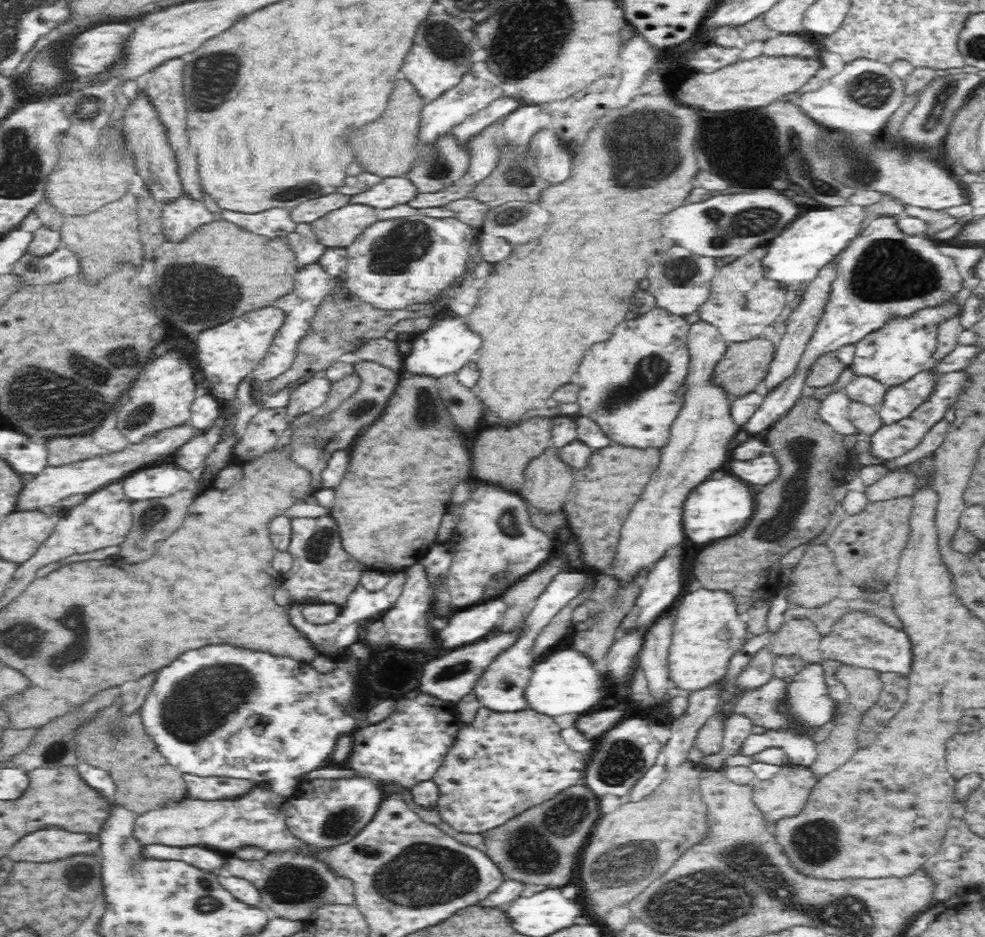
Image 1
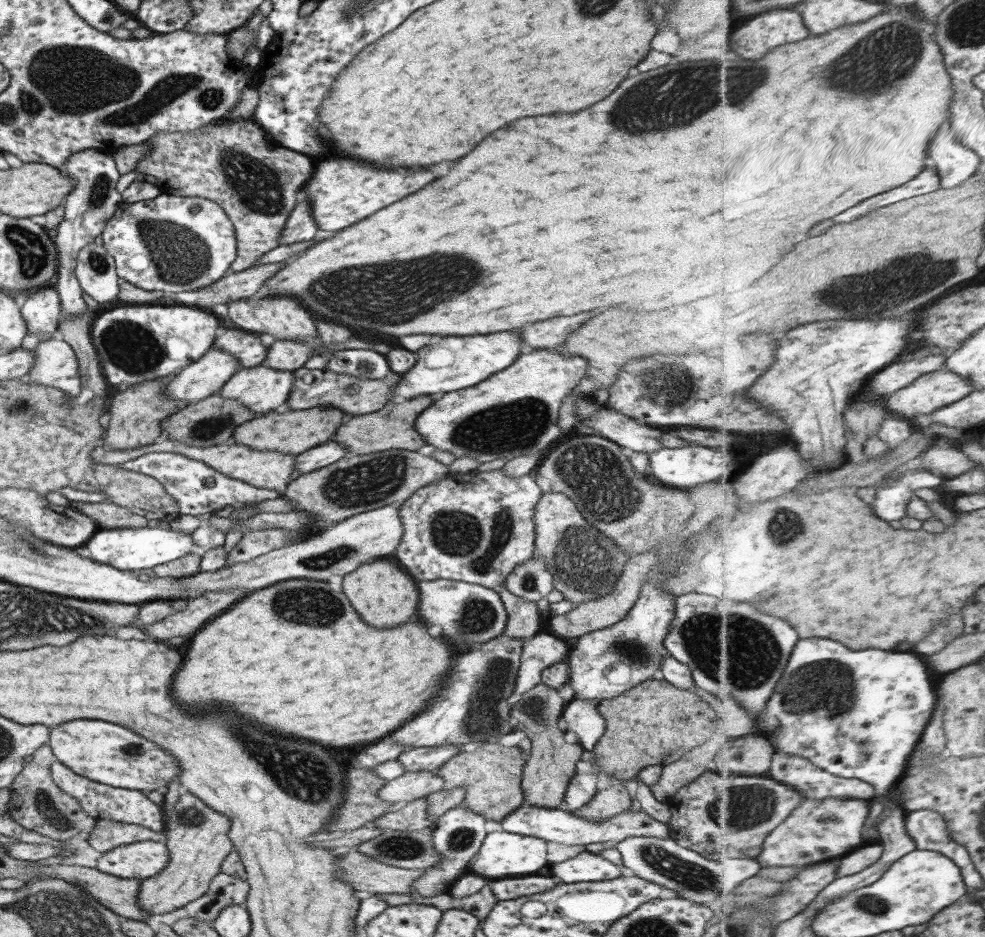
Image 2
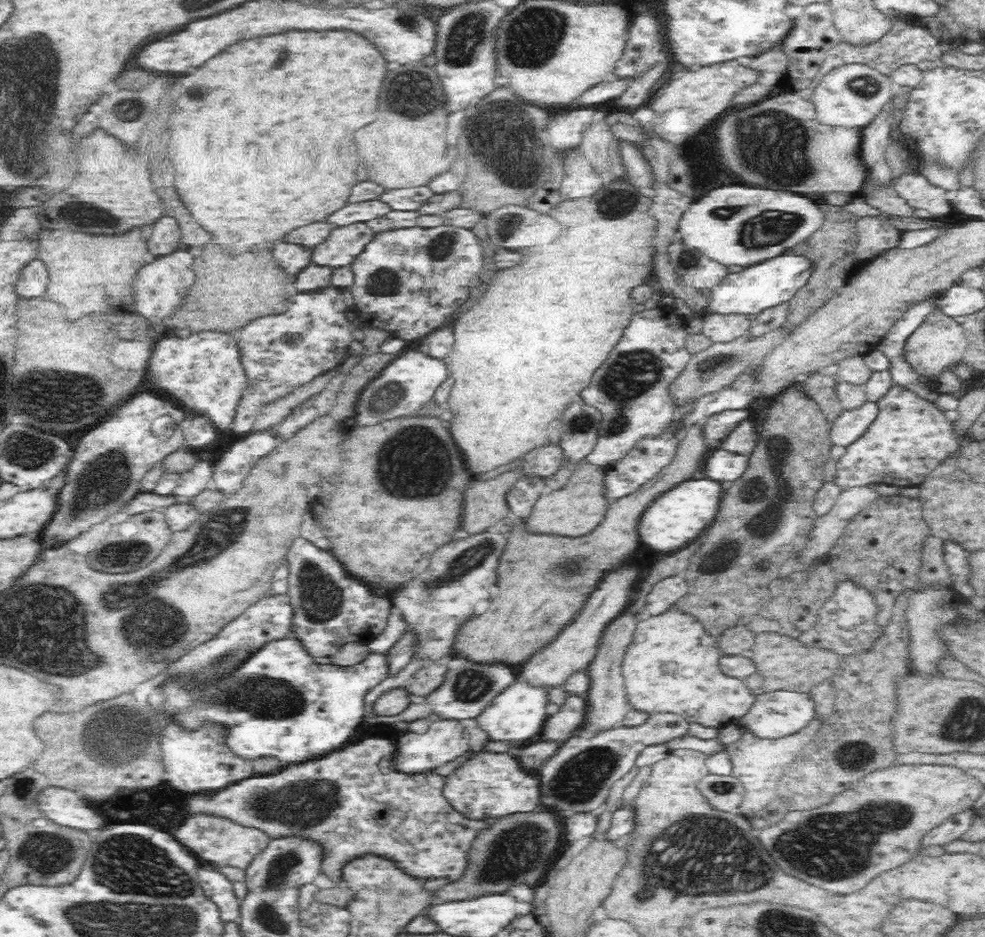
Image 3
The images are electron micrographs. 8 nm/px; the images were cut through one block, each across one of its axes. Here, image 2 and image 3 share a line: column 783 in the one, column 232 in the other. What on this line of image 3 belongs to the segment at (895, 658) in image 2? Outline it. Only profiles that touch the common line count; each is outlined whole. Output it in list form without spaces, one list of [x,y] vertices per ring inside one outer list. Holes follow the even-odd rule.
[[[408,631],[385,654],[369,653],[361,663],[339,667],[320,664],[306,653],[298,639],[290,636],[266,643],[226,680],[199,691],[168,681],[155,686],[148,701],[157,717],[162,712],[175,712],[177,720],[190,730],[198,728],[204,720],[224,726],[228,730],[226,742],[238,756],[252,760],[274,756],[282,762],[296,764],[350,742],[364,716],[364,696],[386,677],[393,677],[410,664],[414,644],[414,633]]]

